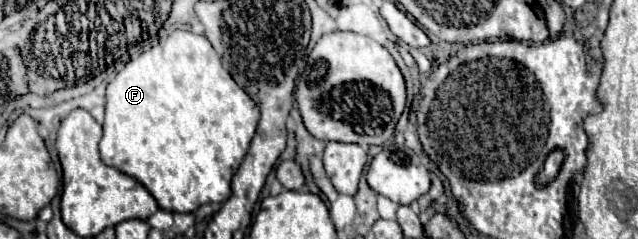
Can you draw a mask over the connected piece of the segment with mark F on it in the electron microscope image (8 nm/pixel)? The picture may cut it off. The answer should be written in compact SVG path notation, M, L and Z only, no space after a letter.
M173 31L161 43L148 38L129 47L128 54L129 63L107 85L101 161L137 179L165 211L195 213L201 205L223 203L231 195L231 177L255 135L259 107L223 69L221 57L203 35Z

